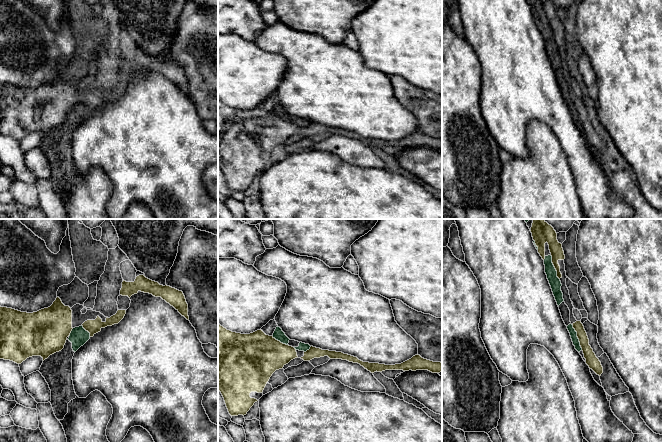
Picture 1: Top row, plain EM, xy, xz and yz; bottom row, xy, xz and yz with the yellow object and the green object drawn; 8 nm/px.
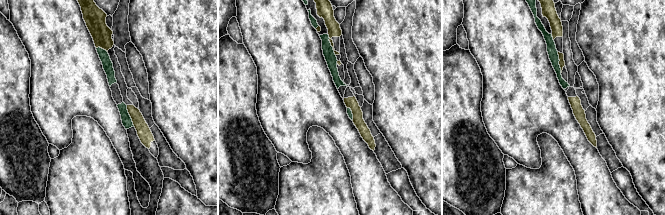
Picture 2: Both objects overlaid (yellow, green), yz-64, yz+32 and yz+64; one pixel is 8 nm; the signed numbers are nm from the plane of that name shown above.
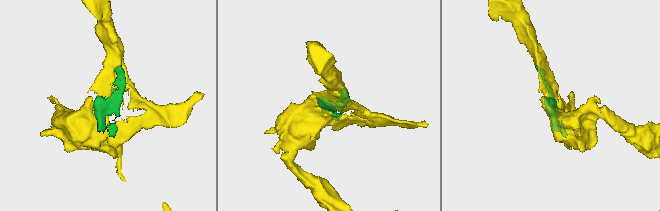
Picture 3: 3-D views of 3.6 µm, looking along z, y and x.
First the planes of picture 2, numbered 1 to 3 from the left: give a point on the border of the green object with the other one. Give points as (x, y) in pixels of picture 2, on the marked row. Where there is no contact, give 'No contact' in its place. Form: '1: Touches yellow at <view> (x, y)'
1: Touches yellow at yz-64 (130, 116)
2: Touches yellow at yz+32 (331, 45)
3: Touches yellow at yz+64 (559, 62)

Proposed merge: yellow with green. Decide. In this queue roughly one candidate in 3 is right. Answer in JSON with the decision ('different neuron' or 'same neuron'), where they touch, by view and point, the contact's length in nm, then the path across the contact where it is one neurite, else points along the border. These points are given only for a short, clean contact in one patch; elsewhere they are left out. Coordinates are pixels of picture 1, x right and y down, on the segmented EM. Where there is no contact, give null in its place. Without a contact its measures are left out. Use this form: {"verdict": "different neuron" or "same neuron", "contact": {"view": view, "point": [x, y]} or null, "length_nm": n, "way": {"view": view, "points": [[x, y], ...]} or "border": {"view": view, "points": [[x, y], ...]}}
{"verdict": "different neuron", "contact": {"view": "yz", "point": [577, 336]}, "length_nm": 220}

